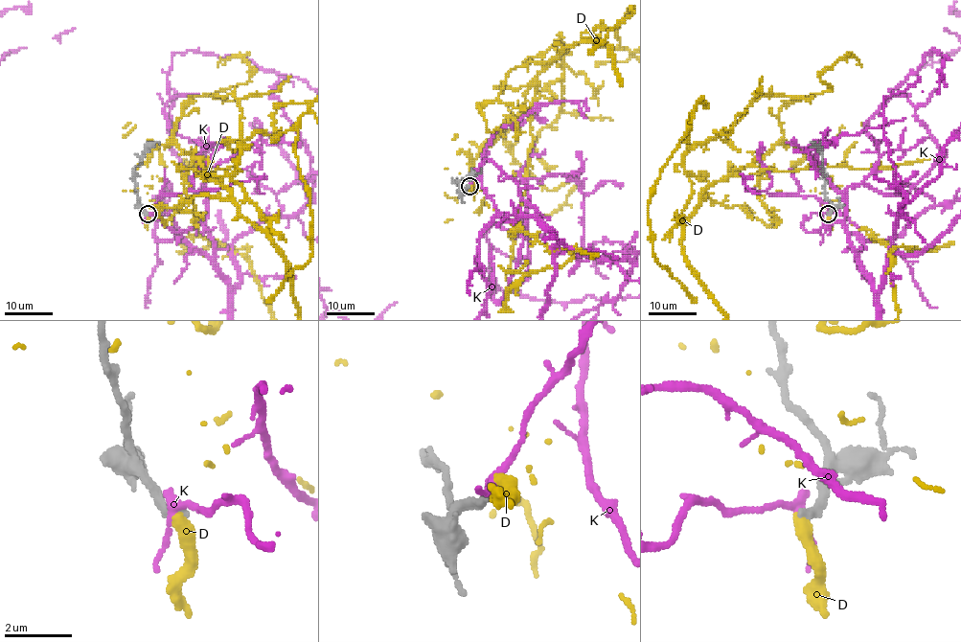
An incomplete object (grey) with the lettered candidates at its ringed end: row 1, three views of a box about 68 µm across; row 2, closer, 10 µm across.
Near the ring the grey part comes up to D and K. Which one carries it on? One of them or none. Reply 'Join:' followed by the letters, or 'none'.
Join: none

